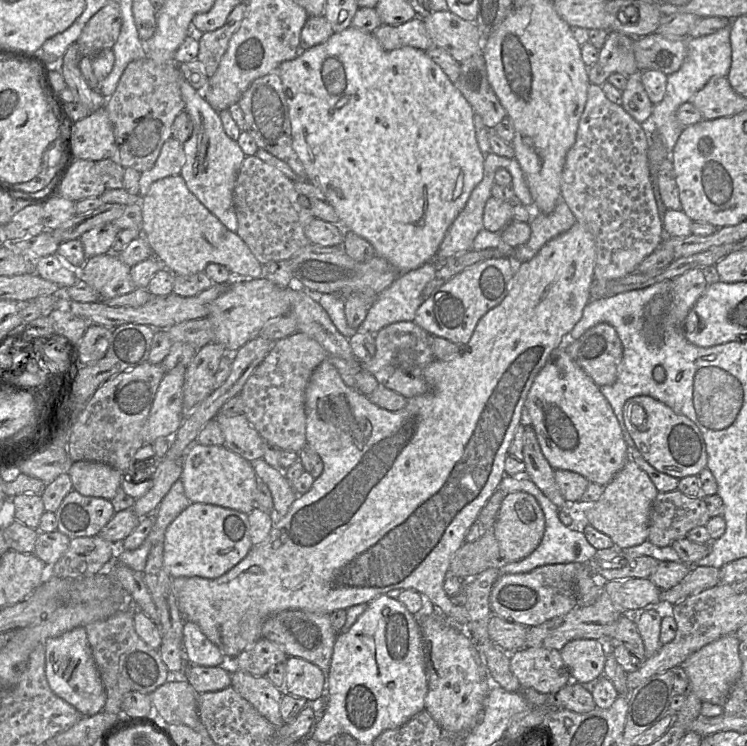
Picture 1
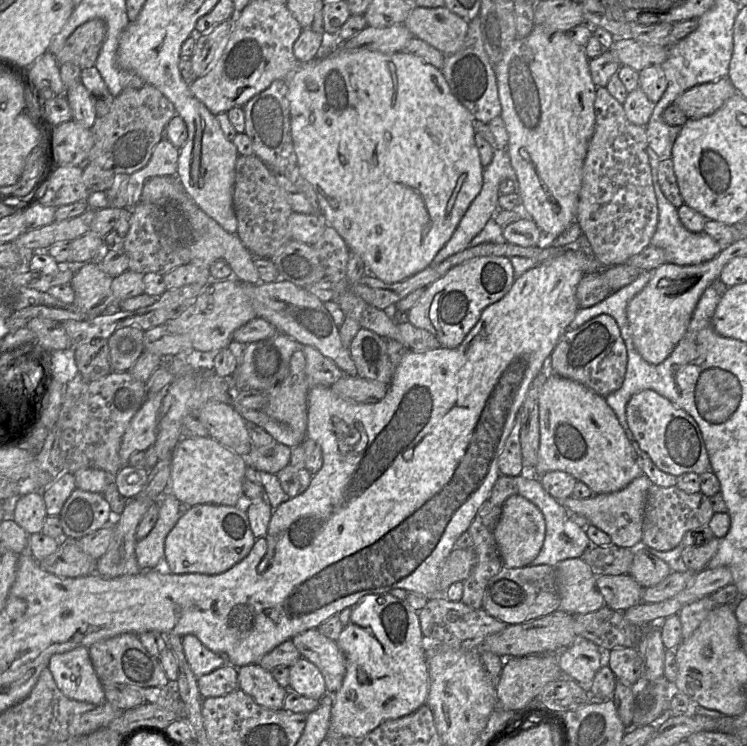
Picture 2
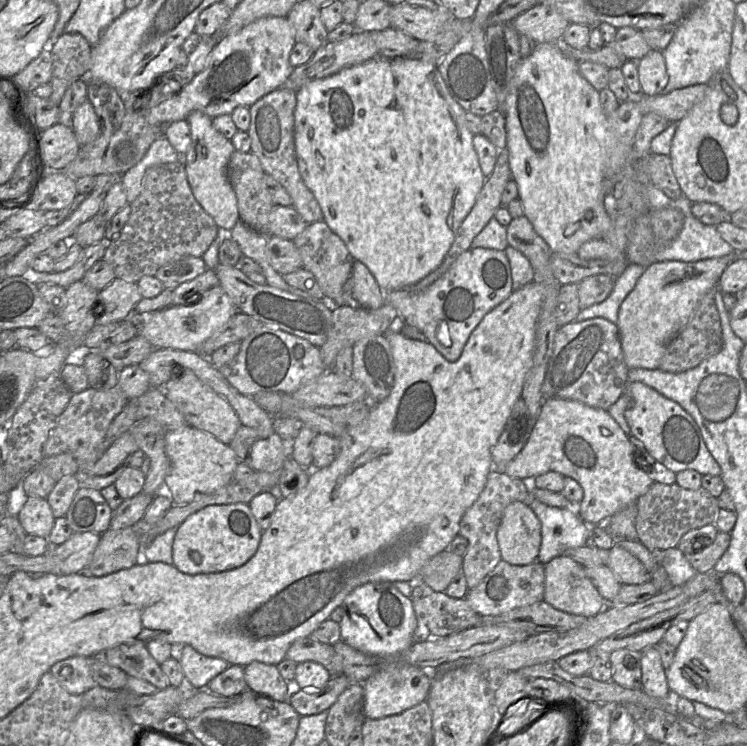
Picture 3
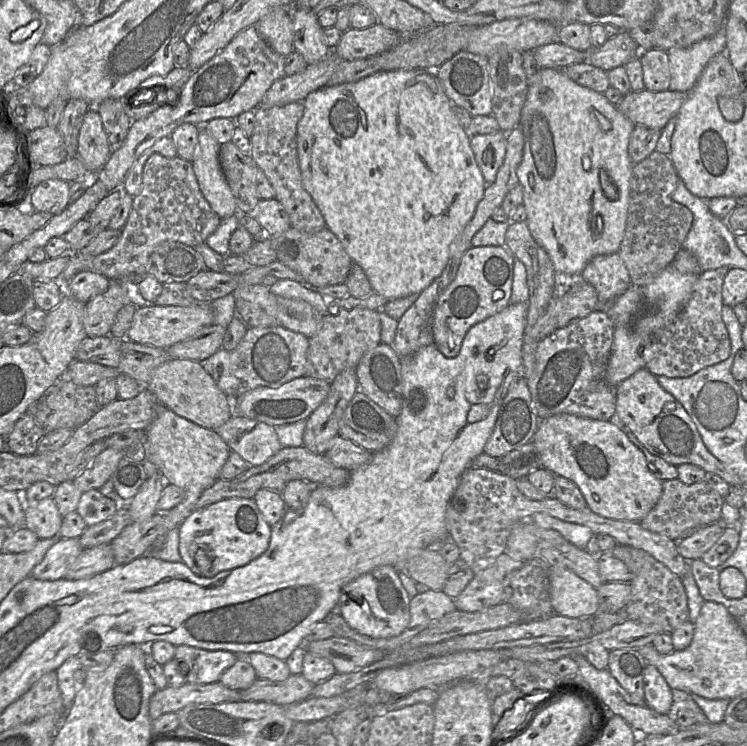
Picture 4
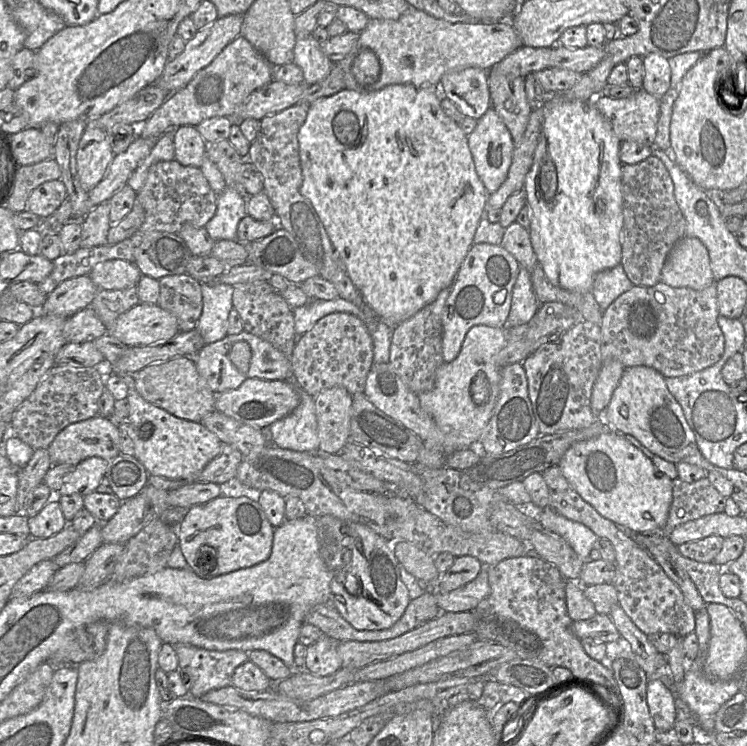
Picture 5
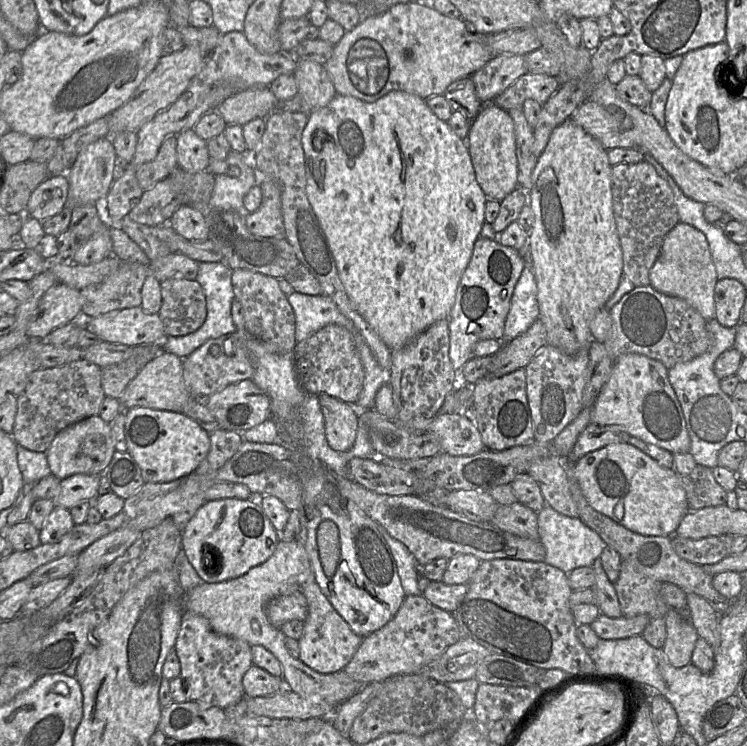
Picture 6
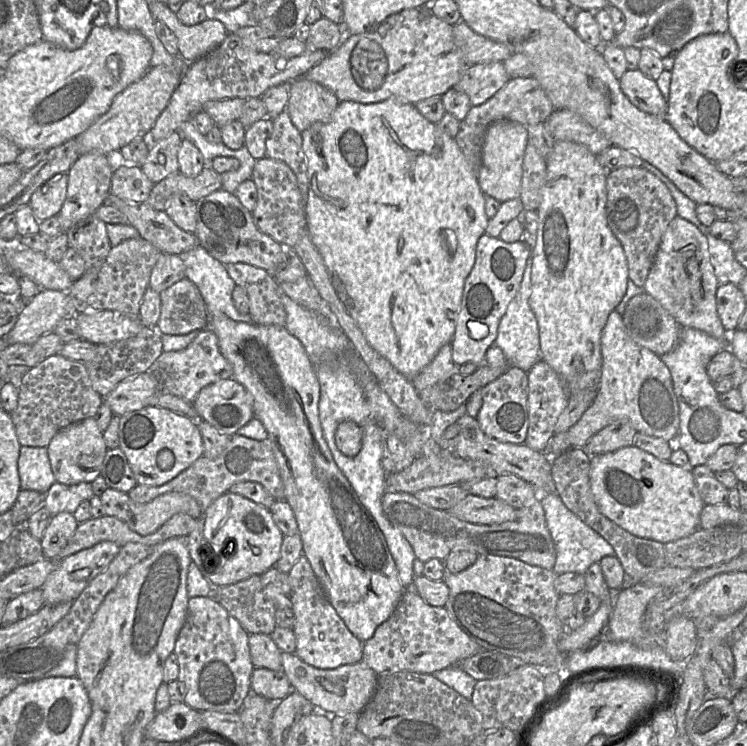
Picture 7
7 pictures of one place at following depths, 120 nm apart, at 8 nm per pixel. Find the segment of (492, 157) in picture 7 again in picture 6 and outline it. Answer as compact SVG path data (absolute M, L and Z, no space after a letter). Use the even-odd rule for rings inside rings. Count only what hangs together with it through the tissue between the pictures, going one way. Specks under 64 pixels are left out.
M494 103L483 104L466 139L476 180L490 200L501 202L518 187L518 161L514 122L509 113Z

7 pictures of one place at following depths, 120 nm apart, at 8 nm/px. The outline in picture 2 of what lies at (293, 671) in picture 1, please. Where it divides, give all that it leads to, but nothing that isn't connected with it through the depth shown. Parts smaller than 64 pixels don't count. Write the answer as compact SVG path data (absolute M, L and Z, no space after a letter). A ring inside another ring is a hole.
M299 658L289 667L289 688L297 693L320 700L327 693L325 679L310 661Z

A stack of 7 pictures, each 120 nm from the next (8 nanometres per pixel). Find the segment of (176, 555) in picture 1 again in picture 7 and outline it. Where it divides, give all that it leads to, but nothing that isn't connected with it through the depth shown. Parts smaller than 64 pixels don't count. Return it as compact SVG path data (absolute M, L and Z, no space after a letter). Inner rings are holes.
M235 493L219 496L198 520L198 527L185 538L192 562L213 587L221 587L262 574L276 565L280 556L284 535L276 526L269 509ZM211 556L219 557L218 566L213 566Z

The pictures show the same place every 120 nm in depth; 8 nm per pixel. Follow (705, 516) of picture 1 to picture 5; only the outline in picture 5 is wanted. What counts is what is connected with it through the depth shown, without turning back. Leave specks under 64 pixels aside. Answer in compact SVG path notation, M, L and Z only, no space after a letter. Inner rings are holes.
M707 477L687 483L679 478L673 481L673 499L669 515L661 533L667 535L688 521L725 511L726 498Z

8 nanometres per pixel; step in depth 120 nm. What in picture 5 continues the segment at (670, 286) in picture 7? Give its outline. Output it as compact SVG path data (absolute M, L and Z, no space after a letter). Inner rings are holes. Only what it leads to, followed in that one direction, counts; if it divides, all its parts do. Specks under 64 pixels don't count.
M685 235L671 249L661 271L661 282L676 288L702 290L715 281L705 245Z

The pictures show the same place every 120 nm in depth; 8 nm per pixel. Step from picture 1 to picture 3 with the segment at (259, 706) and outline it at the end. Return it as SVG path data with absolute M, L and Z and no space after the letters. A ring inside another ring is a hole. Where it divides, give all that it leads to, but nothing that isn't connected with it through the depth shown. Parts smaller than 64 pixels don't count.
M253 661L243 668L247 690L275 701L288 701L294 687L283 679L276 665Z

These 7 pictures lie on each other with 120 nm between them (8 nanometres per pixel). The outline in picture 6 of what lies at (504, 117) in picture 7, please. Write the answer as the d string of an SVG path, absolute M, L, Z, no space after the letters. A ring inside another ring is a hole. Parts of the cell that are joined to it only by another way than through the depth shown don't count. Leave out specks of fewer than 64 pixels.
M526 73L490 103L507 112L514 108L522 109L527 99L533 99L543 106L560 86L558 77Z

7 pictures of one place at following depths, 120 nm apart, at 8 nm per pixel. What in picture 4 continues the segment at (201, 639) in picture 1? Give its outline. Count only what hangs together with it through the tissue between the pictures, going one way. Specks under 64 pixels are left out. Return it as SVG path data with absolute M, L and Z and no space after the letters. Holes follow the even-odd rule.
M187 645L176 646L174 658L179 668L183 669L186 682L196 685L219 682L221 674L237 660L232 652L210 651Z

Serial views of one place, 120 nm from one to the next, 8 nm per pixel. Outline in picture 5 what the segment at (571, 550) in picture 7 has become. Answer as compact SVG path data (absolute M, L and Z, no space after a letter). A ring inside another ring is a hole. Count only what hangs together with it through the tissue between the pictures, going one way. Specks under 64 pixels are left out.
M551 507L544 508L537 515L544 528L560 535L584 562L591 562L590 552L599 540L591 529L558 514Z

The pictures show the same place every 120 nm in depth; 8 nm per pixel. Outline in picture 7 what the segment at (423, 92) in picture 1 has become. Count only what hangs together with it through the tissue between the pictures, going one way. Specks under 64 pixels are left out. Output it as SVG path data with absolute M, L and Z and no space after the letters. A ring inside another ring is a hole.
M395 98L371 104L340 102L329 122L313 123L301 135L309 179L305 214L311 241L324 261L339 299L362 331L368 344L387 359L398 372L411 379L433 360L442 346L451 343L455 334L465 280L475 263L477 242L485 233L489 221L485 212L485 195L478 184L477 175L453 137L423 117L413 104L402 103ZM447 230L453 230L457 237L457 248L454 253L450 250L451 243Z

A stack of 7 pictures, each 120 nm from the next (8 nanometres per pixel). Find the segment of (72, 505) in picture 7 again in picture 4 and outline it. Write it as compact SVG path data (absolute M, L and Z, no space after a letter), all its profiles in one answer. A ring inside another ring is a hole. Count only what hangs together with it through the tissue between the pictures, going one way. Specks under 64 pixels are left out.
M106 448L72 480L74 485L82 493L91 489L99 489L110 479L123 457L124 450Z

